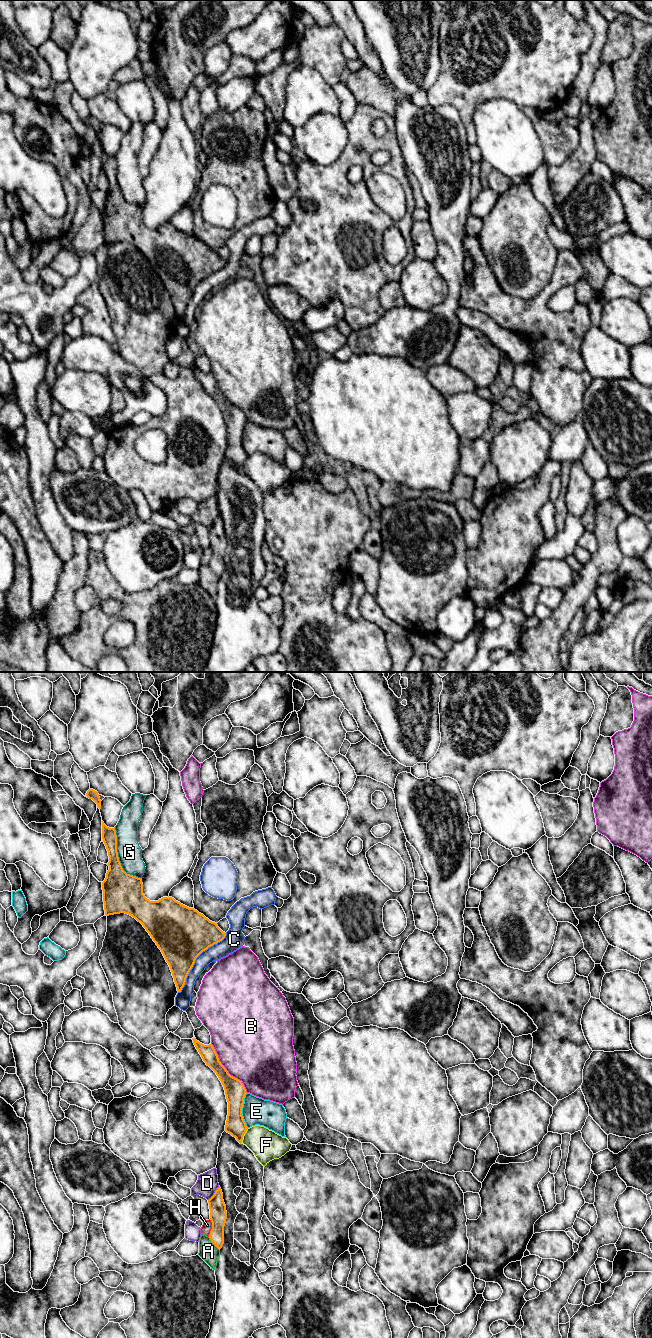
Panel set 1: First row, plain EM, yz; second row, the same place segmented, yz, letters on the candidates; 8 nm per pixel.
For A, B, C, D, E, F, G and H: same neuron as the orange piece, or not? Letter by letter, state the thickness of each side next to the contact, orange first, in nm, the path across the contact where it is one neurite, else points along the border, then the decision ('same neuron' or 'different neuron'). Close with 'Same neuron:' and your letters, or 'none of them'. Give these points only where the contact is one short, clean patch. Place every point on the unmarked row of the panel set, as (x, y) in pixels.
A: 140/150 nm | along yz (208, 565), (219, 578) | different neuron
B: 170/480 nm | different neuron
C: 440/130 nm | different neuron
D: 140/170 nm | different neuron
E: 170/220 nm | different neuron
F: 160/240 nm | different neuron
G: 280/190 nm | different neuron
H: 140/80 nm | different neuron
Same neuron: none of them

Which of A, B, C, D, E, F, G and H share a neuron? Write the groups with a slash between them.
A H / B / C / D / E / F / G

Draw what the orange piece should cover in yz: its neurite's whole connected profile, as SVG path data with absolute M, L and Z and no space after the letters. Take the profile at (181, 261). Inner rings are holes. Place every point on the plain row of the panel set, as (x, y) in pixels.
M102 149L102 167L109 184L109 198L102 210L105 243L125 241L140 250L153 269L161 278L168 291L177 319L181 320L186 306L196 286L209 275L222 269L226 261L217 251L210 249L194 236L189 236L172 225L163 225L158 229L150 229L143 222L142 206L127 202L119 189L117 180L117 163L114 156L107 155Z

